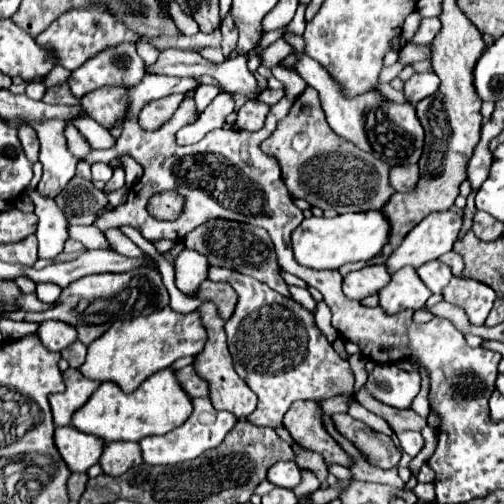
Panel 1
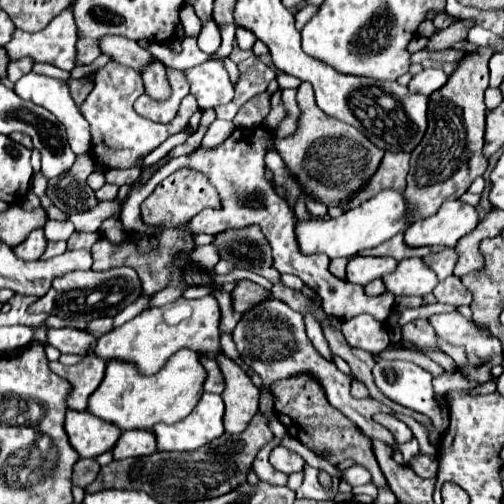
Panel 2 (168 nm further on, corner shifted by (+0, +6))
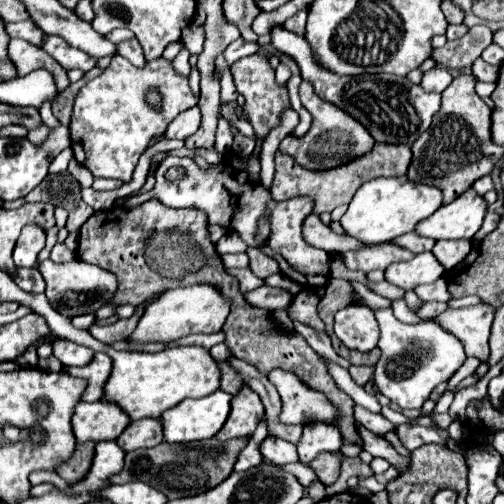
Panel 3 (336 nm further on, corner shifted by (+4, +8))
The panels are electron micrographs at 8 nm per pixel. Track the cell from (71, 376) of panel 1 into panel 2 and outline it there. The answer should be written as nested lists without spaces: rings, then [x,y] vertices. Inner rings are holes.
[[[90,354],[76,366],[66,368],[60,362],[52,362],[50,368],[52,368],[52,372],[58,372],[60,376],[64,376],[72,384],[72,390],[70,390],[70,394],[66,398],[66,406],[70,410],[84,412],[88,396],[100,386],[102,378],[104,378],[106,360]]]

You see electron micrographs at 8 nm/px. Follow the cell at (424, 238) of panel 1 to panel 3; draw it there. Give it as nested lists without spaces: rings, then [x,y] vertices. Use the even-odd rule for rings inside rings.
[[[470,188],[464,194],[460,194],[454,202],[440,206],[428,220],[422,220],[416,226],[416,234],[434,240],[472,240],[472,236],[482,226],[486,208],[488,204],[484,196],[478,196],[474,188]]]

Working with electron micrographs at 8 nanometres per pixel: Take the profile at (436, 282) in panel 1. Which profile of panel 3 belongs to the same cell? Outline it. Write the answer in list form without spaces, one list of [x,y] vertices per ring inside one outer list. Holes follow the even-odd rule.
[[[440,240],[434,246],[434,256],[436,260],[446,268],[454,268],[458,262],[462,262],[468,252],[472,250],[472,242],[470,240]]]

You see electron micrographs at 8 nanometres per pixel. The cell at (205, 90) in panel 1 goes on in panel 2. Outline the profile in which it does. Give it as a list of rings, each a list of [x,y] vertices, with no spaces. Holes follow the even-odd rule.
[[[108,62],[104,68],[100,68],[96,72],[94,88],[88,94],[88,98],[84,100],[84,104],[80,106],[84,118],[90,122],[90,130],[92,130],[90,154],[92,154],[92,158],[96,162],[106,164],[108,168],[130,168],[130,166],[134,166],[134,162],[140,156],[150,154],[168,136],[184,130],[184,126],[190,122],[190,116],[198,110],[196,98],[192,98],[192,94],[188,94],[182,100],[180,110],[178,110],[176,118],[170,124],[156,124],[152,120],[146,120],[146,118],[138,116],[132,110],[134,96],[142,96],[142,94],[144,94],[142,78],[132,68],[120,66],[116,62]]]

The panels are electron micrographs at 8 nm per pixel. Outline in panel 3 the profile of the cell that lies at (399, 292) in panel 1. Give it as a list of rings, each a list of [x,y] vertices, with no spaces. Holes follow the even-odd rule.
[[[432,252],[416,254],[408,262],[396,262],[386,268],[386,280],[404,290],[414,290],[418,284],[436,282],[442,274],[444,268]]]

